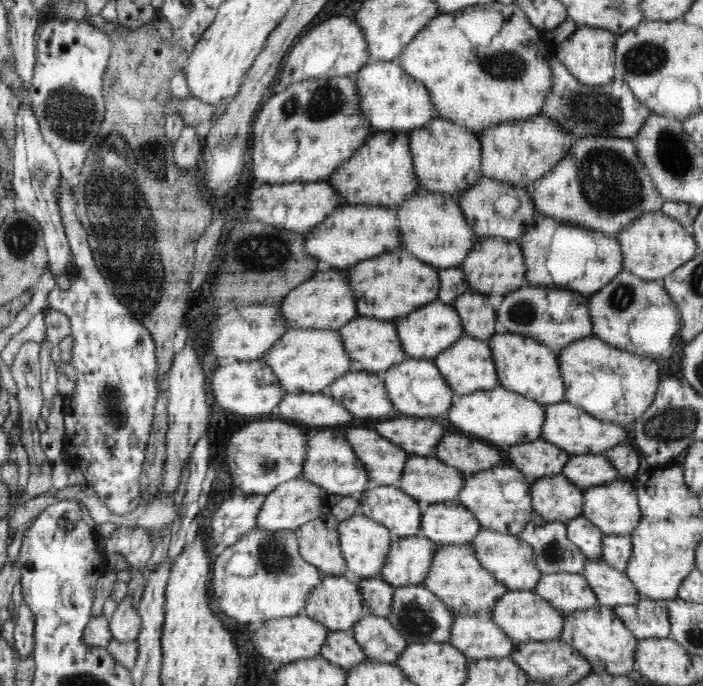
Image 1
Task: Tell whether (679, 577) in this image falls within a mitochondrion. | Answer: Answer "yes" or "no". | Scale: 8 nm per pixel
no

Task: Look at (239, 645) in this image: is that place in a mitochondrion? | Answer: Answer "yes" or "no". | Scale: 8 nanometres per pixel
no

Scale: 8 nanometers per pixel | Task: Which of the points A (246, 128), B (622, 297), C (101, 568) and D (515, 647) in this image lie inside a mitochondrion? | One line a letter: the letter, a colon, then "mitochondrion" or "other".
A: other
B: mitochondrion
C: other
D: other

